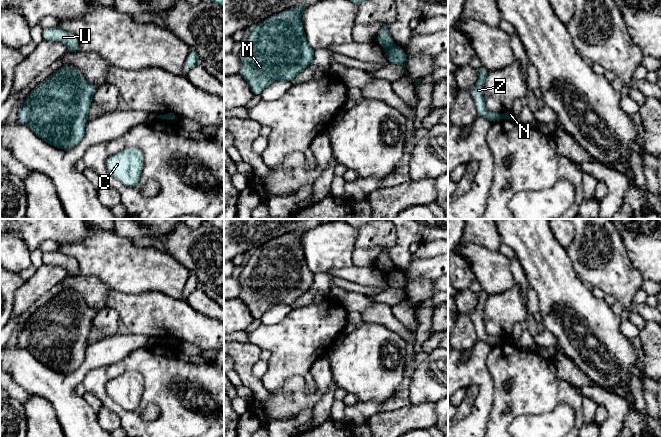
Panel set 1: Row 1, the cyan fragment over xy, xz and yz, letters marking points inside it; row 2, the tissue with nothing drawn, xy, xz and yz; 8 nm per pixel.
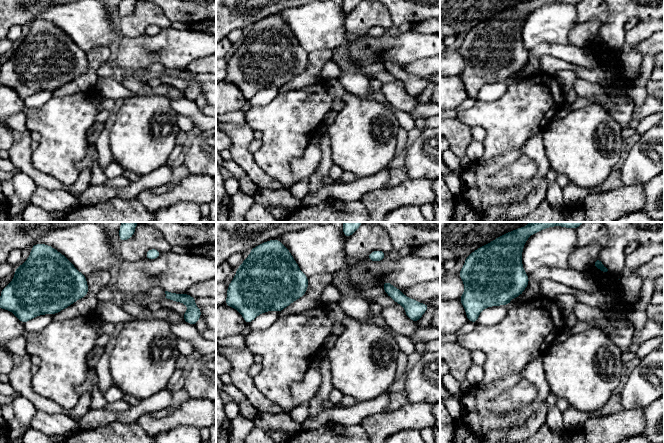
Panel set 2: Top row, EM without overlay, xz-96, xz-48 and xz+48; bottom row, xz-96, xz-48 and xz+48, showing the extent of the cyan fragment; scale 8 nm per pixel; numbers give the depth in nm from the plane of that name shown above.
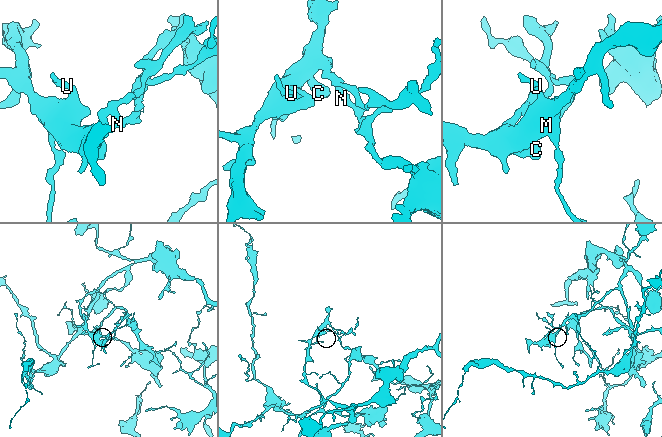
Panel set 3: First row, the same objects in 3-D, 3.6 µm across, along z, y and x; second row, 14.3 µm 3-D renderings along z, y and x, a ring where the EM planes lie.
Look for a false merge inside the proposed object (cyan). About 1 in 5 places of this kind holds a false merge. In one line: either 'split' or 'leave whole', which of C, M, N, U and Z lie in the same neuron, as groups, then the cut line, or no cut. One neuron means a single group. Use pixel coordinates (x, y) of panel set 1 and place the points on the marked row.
split; C M U Z / N; cut in xz along (394, 44), (385, 48)

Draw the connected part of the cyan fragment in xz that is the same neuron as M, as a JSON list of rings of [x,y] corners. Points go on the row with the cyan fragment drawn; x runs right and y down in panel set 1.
[[[307,6],[286,9],[266,18],[252,27],[248,37],[241,43],[241,67],[238,75],[246,80],[253,95],[261,95],[273,82],[291,82],[312,63],[315,50],[307,41],[301,21],[301,12]]]

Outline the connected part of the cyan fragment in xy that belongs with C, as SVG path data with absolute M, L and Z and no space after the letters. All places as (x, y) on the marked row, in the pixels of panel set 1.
M128 147L107 159L107 170L124 185L137 185L143 170L143 154L137 148Z

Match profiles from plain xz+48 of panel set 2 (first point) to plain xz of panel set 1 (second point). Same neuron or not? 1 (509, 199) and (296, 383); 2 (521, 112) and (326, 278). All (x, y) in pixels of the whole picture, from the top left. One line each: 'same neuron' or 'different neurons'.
1: same neuron
2: different neurons

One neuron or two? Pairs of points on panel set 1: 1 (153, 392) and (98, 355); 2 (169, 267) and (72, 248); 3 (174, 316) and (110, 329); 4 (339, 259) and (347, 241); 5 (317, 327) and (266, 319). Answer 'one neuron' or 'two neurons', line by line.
1: two neurons
2: one neuron
3: two neurons
4: one neuron
5: two neurons

